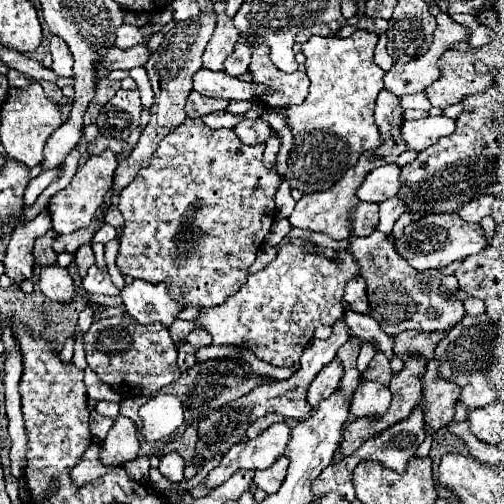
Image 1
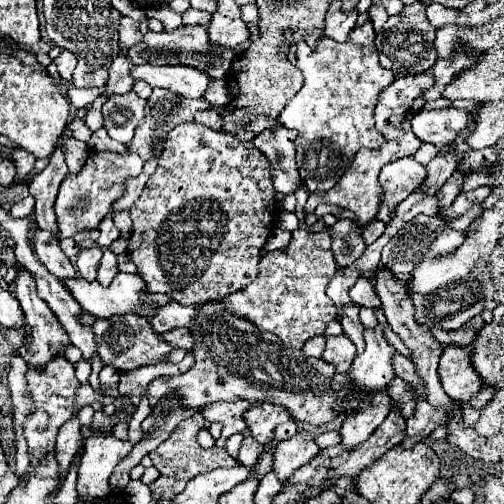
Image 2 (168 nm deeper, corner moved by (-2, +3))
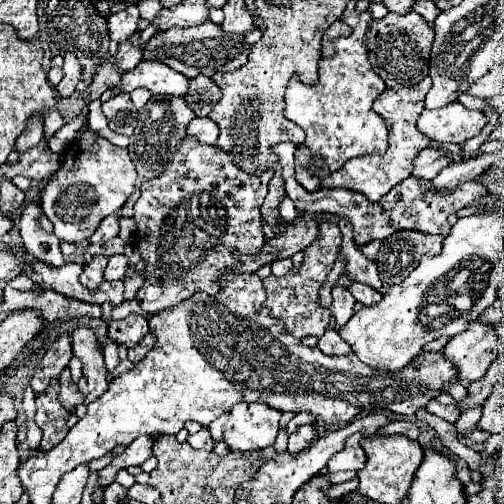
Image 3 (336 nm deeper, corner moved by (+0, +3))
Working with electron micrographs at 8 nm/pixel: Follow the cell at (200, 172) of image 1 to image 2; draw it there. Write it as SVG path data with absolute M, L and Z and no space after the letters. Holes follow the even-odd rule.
M183 123L177 125L169 137L167 137L167 145L165 151L161 153L161 165L157 167L157 171L149 177L141 197L135 201L135 205L131 207L131 219L133 219L133 233L129 237L129 247L127 253L131 257L131 261L137 265L137 273L141 275L141 279L145 281L145 287L149 293L165 293L169 295L173 301L181 303L181 305L197 305L197 303L205 303L209 299L225 299L227 295L235 293L237 289L245 289L259 273L259 259L261 259L261 249L275 225L275 217L277 217L277 201L275 201L275 187L273 187L273 179L271 179L271 165L267 161L267 157L253 145L253 143L243 143L237 141L237 137L229 135L229 133L221 133L221 131L213 131L213 129L205 129L205 125L197 125L197 123Z

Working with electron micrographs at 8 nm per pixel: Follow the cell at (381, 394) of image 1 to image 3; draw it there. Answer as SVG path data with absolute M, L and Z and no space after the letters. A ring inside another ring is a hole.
M353 433L347 441L345 441L345 449L335 453L329 463L327 463L327 469L331 473L335 471L347 471L347 469L353 469L353 471L359 471L363 465L365 465L365 451L361 449L361 441L365 439L363 433Z

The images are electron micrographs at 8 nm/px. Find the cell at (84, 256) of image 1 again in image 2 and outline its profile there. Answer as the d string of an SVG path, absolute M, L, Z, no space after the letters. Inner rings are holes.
M99 247L81 249L81 253L77 257L77 271L81 273L83 279L95 281L97 269L99 269L99 263L101 263L101 255L103 255L103 251Z

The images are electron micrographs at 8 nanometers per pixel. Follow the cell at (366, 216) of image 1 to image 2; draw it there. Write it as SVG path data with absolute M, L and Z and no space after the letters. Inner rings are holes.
M371 221L371 223L363 229L361 237L363 237L363 241L365 241L367 245L371 245L373 241L379 239L379 235L381 235L383 229L385 229L385 223L381 223L381 221Z

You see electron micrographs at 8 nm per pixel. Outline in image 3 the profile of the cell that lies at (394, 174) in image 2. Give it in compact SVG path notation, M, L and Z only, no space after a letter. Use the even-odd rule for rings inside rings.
M427 147L427 149L423 149L423 151L415 157L411 177L433 179L443 167L447 167L447 157L445 157L445 153Z

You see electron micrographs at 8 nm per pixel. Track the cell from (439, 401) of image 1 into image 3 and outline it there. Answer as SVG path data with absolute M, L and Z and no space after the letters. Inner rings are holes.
M471 321L471 325L449 339L443 353L457 369L457 381L479 381L497 359L497 327Z

